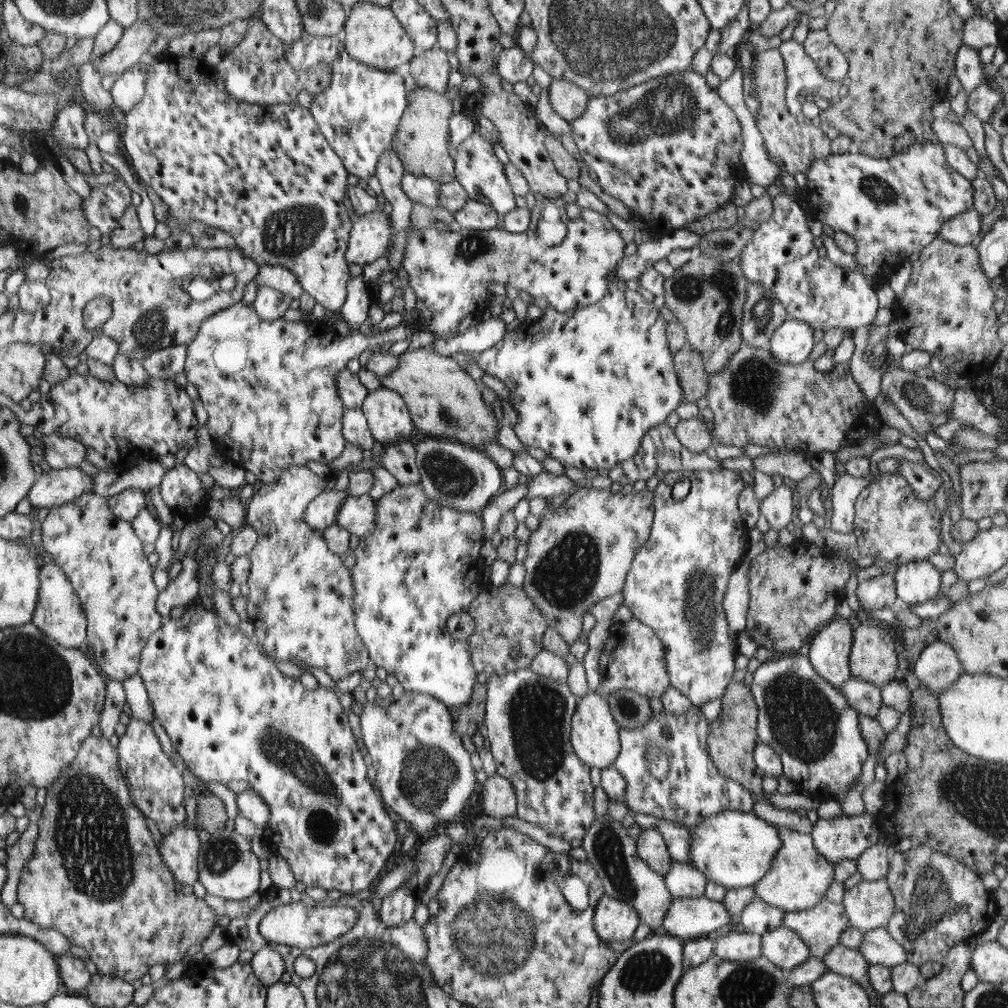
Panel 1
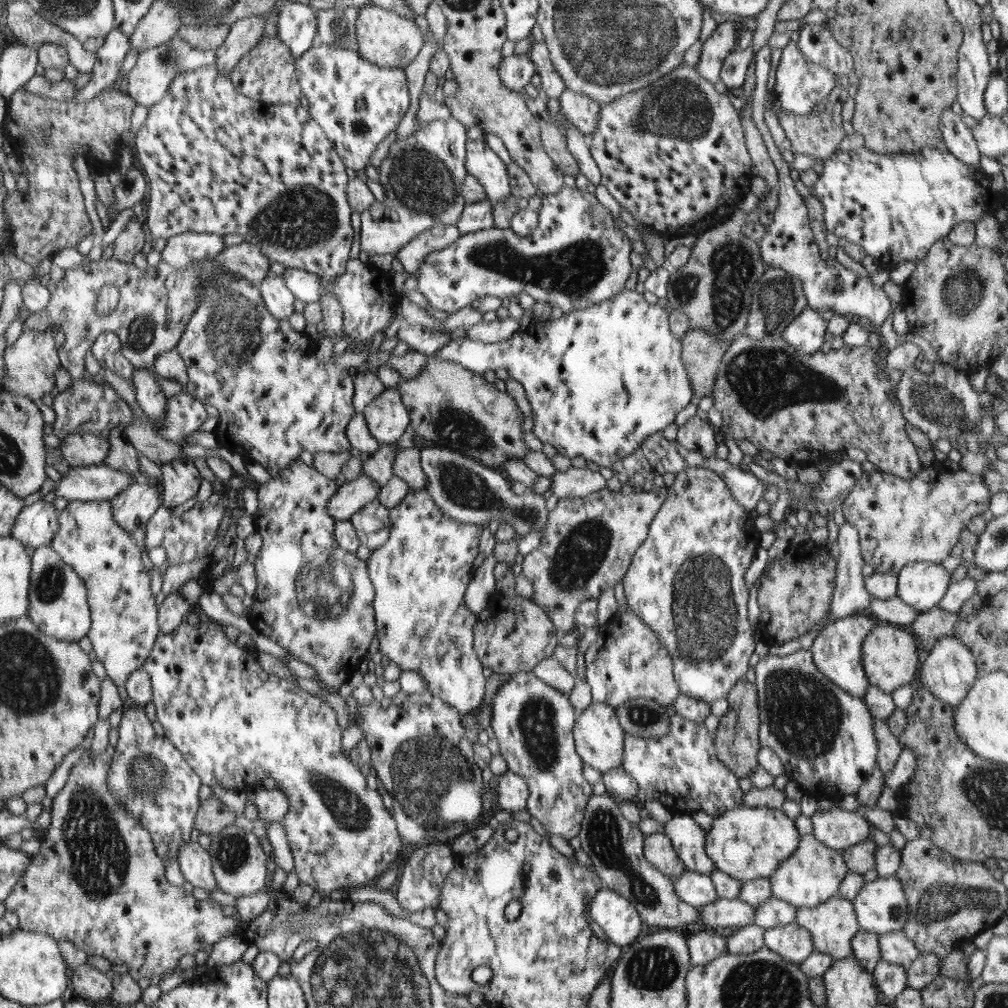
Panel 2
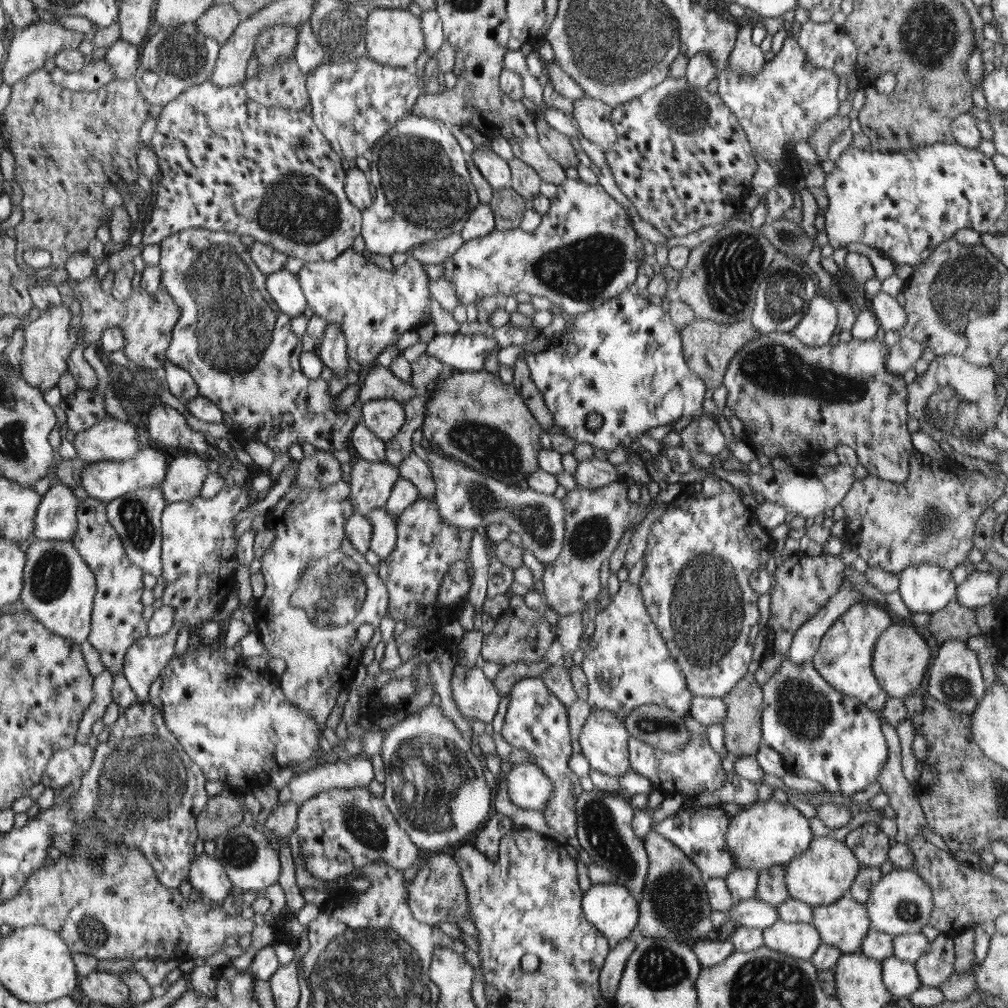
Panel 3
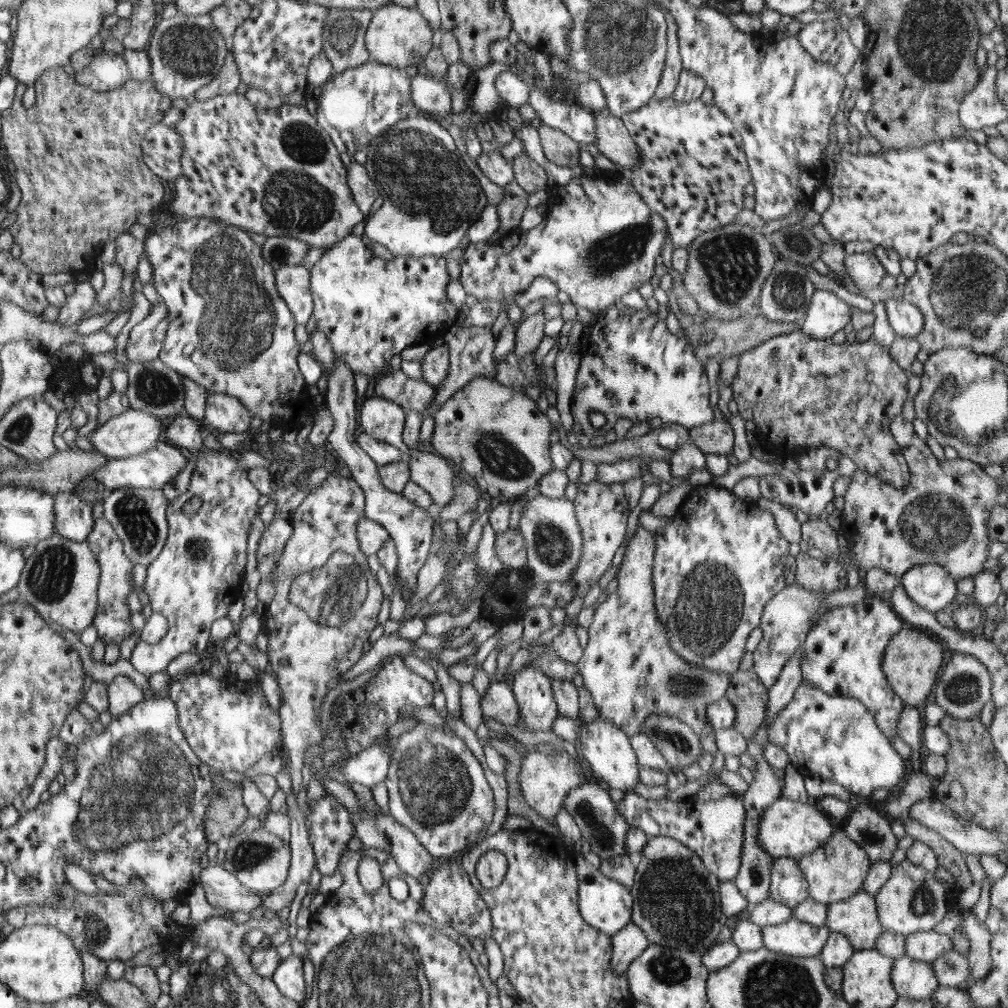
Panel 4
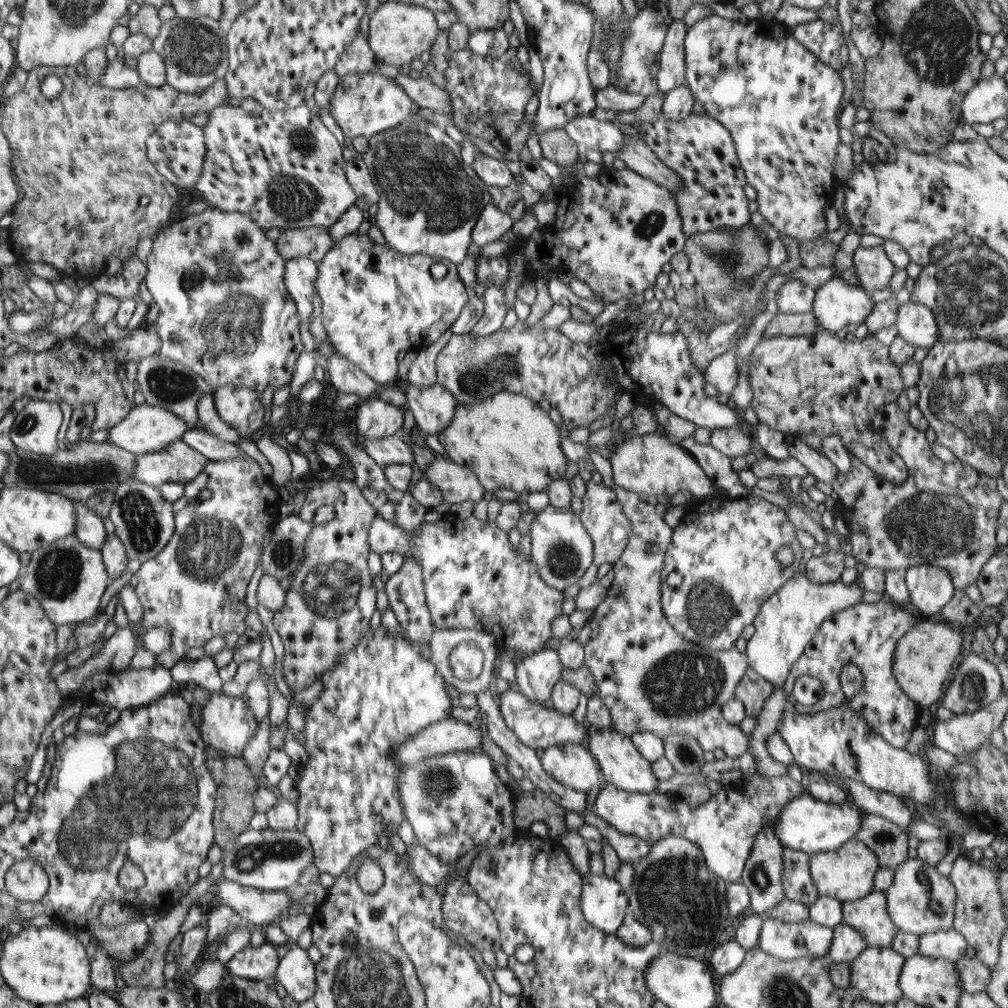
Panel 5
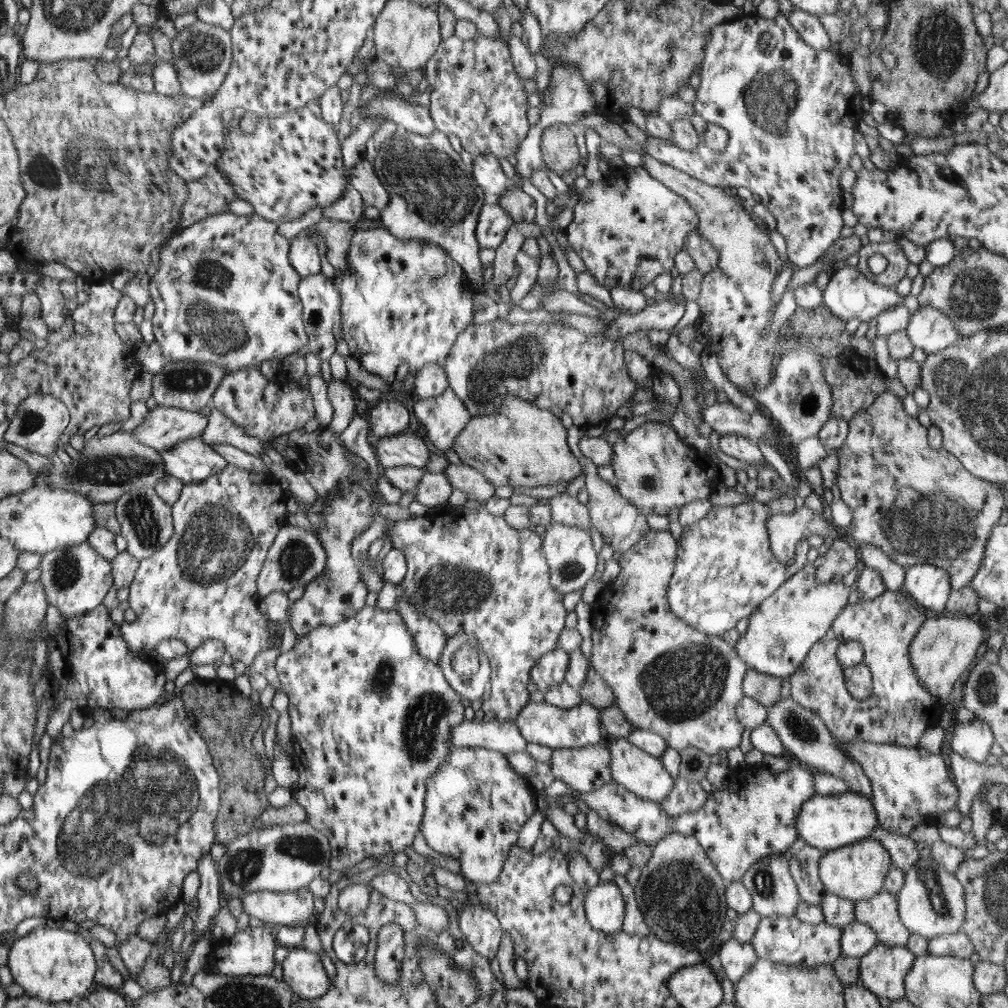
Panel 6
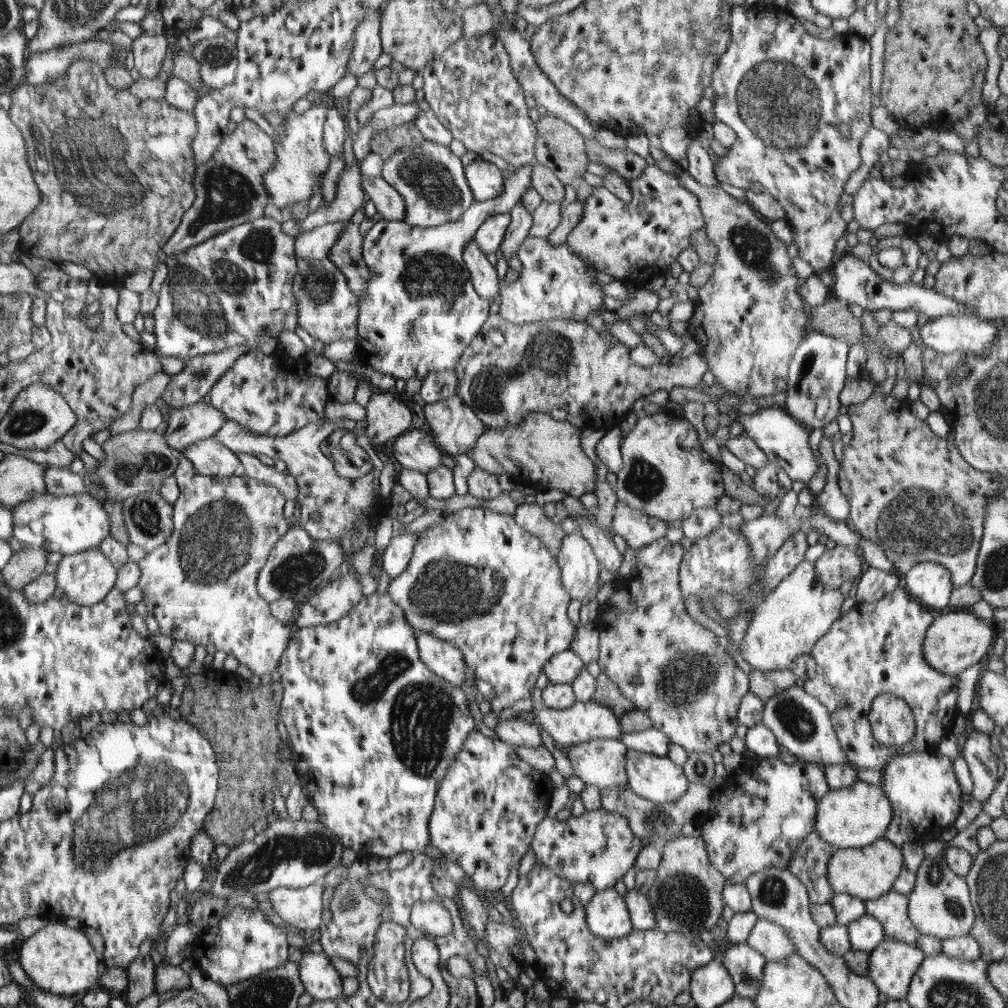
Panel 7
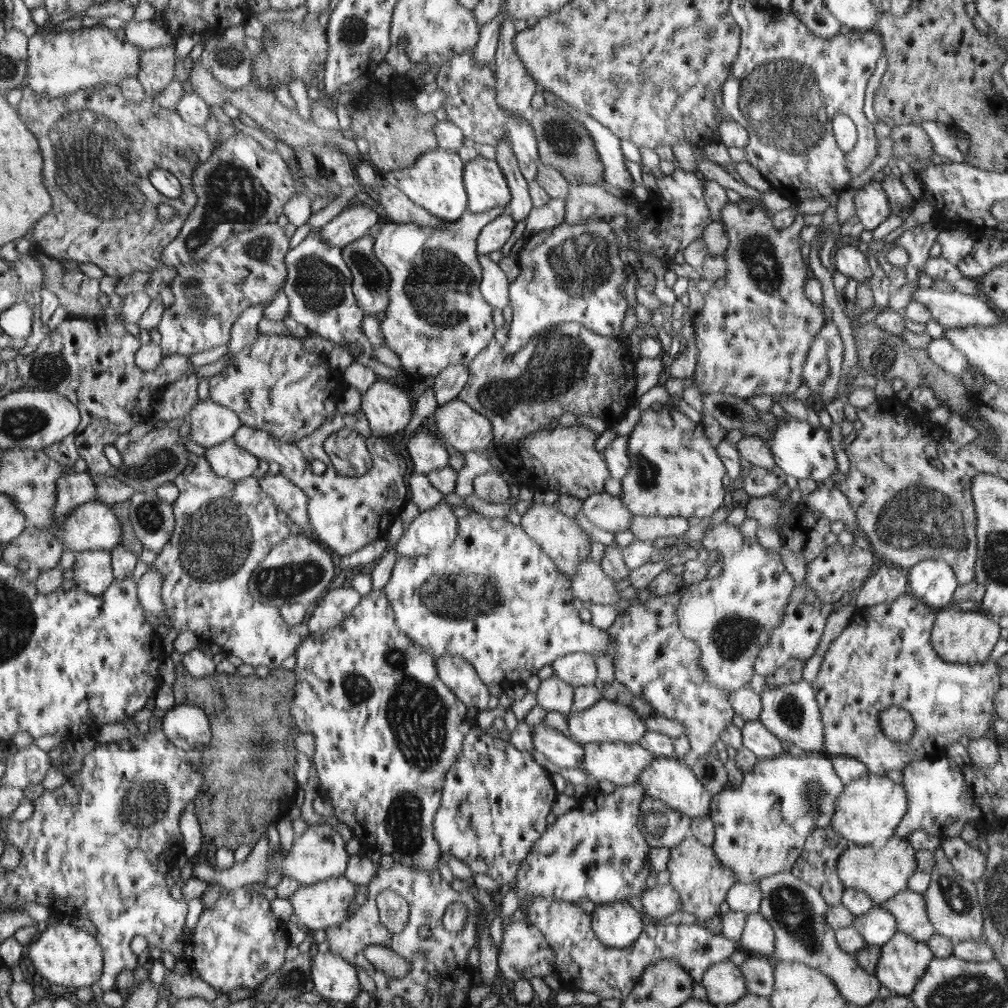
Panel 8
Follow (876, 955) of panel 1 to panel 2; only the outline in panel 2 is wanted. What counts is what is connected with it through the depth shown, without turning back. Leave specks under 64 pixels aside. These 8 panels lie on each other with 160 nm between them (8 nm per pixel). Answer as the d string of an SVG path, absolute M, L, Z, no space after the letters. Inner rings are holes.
M902 930L879 935L881 959L886 962L909 967L919 954L916 943Z

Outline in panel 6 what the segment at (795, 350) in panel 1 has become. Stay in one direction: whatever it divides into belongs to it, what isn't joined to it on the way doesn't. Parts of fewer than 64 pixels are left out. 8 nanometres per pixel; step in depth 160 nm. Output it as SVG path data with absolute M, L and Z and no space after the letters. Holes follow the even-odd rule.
M845 266L835 271L823 290L823 303L834 316L845 321L858 318L862 322L869 322L885 310L903 304L904 298L904 295L895 291L895 287L887 287L869 279L858 266Z

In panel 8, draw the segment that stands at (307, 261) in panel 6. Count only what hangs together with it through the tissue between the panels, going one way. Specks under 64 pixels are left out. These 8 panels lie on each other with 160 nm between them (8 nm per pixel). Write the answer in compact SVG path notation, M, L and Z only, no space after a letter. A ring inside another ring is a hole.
M345 208L320 230L325 241L334 246L344 247L367 235L372 226L382 223L383 220L381 212L372 208Z

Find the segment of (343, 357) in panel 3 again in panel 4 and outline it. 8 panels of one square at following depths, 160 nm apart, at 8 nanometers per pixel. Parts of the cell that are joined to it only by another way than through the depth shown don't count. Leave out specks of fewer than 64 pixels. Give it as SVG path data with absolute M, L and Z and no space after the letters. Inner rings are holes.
M336 357L335 366L333 366L333 370L330 370L327 382L327 393L323 401L325 407L332 414L333 427L326 441L332 450L336 450L337 456L346 462L352 473L352 478L362 487L365 494L365 517L387 527L399 554L398 575L400 575L404 587L410 593L415 594L418 587L418 573L428 558L432 544L432 516L427 509L412 502L402 493L388 490L381 481L377 462L354 440L356 389L354 388L354 372L351 367Z

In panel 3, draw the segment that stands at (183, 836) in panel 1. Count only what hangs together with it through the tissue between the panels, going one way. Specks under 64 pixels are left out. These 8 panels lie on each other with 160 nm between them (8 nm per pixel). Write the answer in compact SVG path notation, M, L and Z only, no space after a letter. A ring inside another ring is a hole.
M205 852L193 860L189 882L194 888L200 890L203 897L206 896L213 901L225 900L235 888L223 862Z

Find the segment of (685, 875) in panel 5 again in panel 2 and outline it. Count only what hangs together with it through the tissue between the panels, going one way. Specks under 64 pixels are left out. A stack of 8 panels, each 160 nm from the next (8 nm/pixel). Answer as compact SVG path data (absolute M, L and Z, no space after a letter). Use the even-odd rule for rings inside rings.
M664 832L644 836L643 855L672 883L686 871L684 862L677 855L673 844Z

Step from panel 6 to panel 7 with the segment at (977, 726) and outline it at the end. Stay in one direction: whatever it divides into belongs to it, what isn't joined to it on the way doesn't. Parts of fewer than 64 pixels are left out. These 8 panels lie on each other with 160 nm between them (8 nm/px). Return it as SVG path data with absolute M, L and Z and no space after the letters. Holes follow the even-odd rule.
M974 730L966 737L961 755L965 758L973 778L973 801L980 806L997 786L1002 764L992 752L988 732Z

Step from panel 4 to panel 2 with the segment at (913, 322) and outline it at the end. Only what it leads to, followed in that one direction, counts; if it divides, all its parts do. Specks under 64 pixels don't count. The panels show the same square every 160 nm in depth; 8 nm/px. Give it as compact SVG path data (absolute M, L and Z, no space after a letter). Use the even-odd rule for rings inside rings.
M766 44L762 46L755 55L756 64L756 88L752 100L752 118L763 137L770 159L777 168L779 174L779 194L778 206L773 214L773 222L767 232L760 240L760 254L764 261L765 268L783 268L793 277L798 277L803 282L807 306L823 314L826 310L832 309L836 315L845 316L852 321L860 318L867 318L874 325L882 325L886 318L893 312L892 303L888 296L878 285L875 285L869 277L859 276L858 273L850 271L835 262L825 263L820 259L820 251L812 229L810 229L807 207L808 203L800 196L794 187L794 180L790 177L788 156L780 153L774 144L771 133L764 121L764 112L767 97L768 74L771 70L771 51L772 48Z

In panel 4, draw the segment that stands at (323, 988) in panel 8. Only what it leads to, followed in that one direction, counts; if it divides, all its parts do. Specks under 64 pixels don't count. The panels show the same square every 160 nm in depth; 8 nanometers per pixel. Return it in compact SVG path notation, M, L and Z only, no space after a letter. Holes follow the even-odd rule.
M290 955L284 959L272 977L279 991L286 998L302 1003L306 996L306 984L304 983L303 960L297 955Z

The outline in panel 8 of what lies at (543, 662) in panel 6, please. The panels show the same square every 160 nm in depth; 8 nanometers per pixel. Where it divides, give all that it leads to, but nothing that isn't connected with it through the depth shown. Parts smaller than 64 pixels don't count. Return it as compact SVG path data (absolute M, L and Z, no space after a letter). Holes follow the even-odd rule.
M570 653L551 663L553 674L572 687L594 685L598 674L596 656L588 653Z

